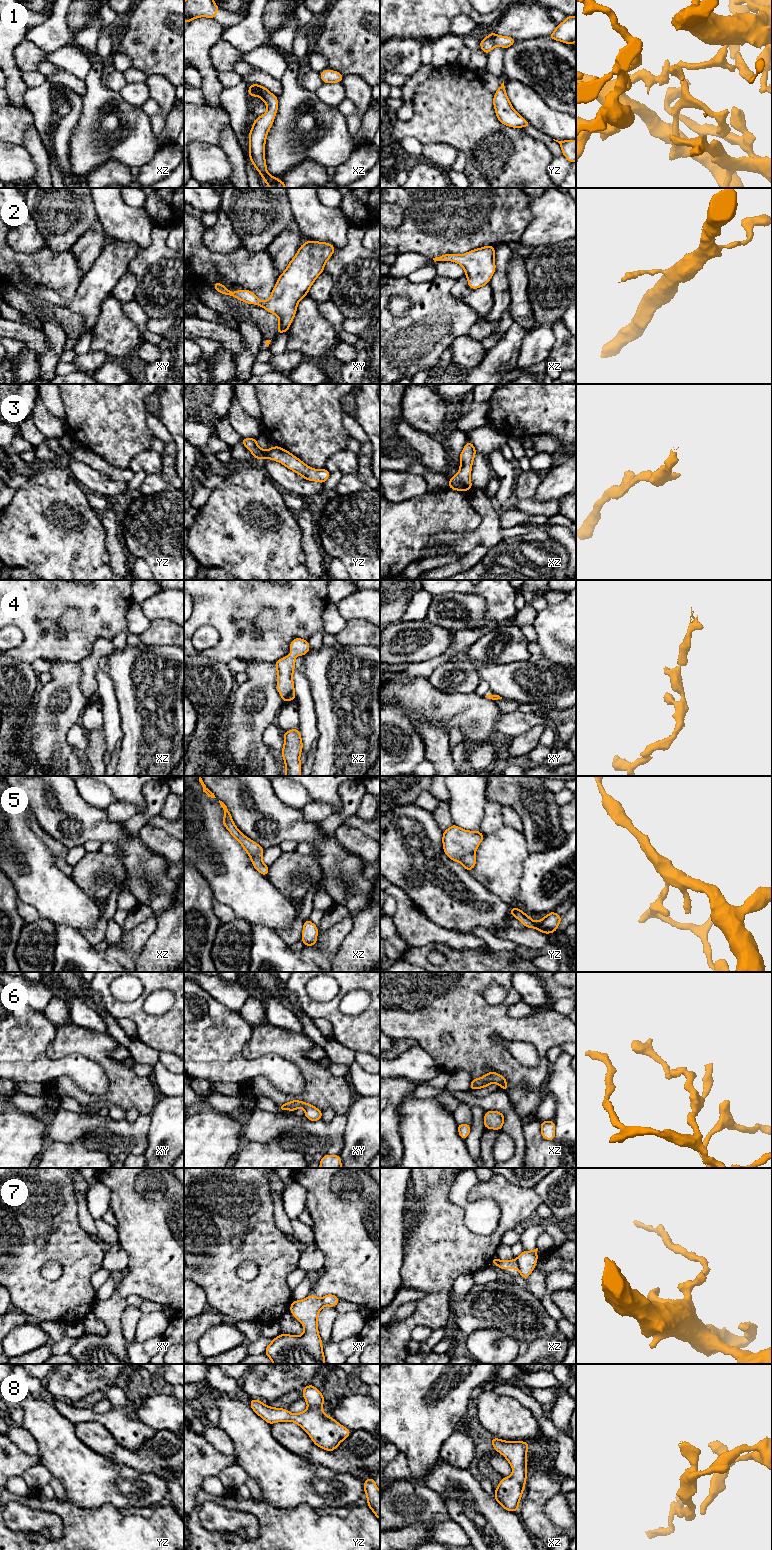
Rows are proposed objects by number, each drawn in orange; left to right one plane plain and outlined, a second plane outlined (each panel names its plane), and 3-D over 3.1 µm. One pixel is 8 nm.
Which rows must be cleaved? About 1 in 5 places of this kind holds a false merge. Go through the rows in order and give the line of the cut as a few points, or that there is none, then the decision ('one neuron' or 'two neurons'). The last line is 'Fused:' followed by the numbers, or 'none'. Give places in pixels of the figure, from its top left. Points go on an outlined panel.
1: cut none; one neuron
2: cut none; one neuron
3: cut none; one neuron
4: cut none; one neuron
5: cut yz (473, 852), (465, 855), (459, 862); two neurons
6: cut none; one neuron
7: cut xz (515, 1260), (518, 1268); two neurons
8: cut none; one neuron
Fused: 5, 7

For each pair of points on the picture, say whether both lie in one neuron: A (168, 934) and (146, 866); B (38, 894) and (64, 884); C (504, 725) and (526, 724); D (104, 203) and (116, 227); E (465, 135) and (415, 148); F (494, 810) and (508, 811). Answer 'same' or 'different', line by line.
A: different
B: same
C: same
D: same
E: different
F: different

